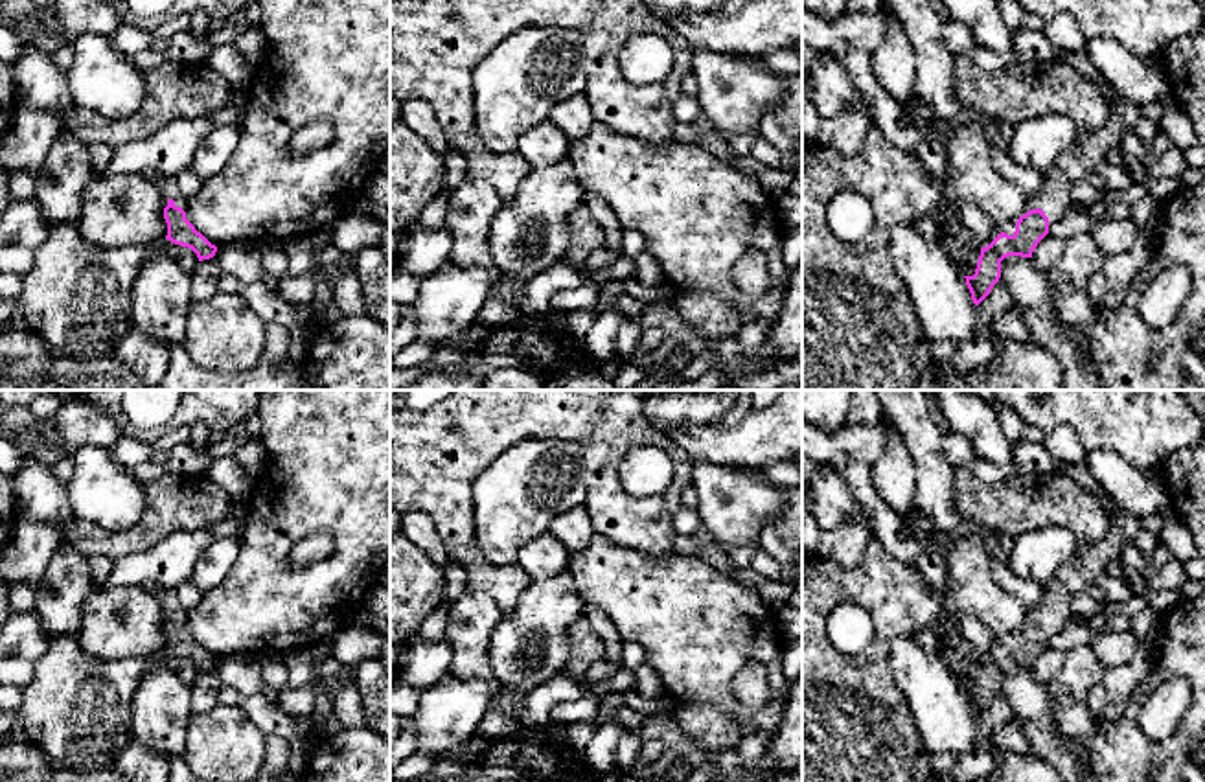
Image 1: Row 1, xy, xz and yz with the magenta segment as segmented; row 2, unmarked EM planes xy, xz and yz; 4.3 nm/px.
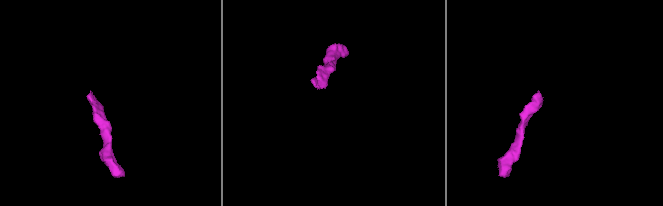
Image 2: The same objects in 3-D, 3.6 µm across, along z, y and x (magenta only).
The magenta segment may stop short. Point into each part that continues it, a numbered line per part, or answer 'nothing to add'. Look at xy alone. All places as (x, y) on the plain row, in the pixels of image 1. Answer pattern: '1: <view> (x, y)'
1: xy (168, 597)

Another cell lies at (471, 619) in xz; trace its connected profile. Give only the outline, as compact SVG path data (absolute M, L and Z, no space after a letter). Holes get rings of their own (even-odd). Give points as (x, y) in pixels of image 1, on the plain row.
M465 591L449 605L447 613L445 637L453 651L449 677L458 681L484 679L489 684L491 701L476 729L476 736L488 740L522 730L522 725L513 718L502 716L493 701L500 684L489 666L489 638L502 620L504 615L495 600L478 591Z

